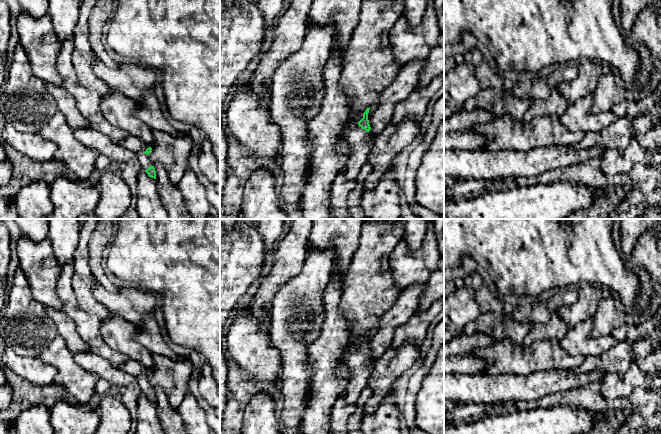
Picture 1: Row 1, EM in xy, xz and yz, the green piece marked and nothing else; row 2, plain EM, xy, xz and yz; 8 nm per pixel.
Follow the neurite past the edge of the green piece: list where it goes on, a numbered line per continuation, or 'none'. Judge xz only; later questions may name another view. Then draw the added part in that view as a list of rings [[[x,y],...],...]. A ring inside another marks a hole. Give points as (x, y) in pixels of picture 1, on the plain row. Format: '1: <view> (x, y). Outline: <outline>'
1: xz (358, 366). Outline: [[[358,348],[351,350],[341,362],[338,371],[347,374],[347,385],[343,392],[347,403],[356,403],[368,385],[374,361]]]

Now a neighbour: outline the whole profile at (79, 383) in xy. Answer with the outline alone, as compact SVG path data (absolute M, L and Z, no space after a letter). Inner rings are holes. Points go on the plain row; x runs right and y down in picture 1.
M58 334L40 353L39 358L57 369L58 380L67 393L75 399L76 404L85 407L95 393L95 385L99 377L78 366L74 355Z

